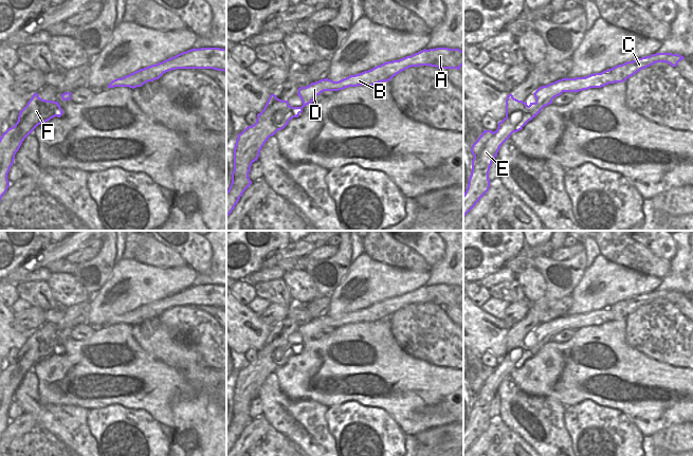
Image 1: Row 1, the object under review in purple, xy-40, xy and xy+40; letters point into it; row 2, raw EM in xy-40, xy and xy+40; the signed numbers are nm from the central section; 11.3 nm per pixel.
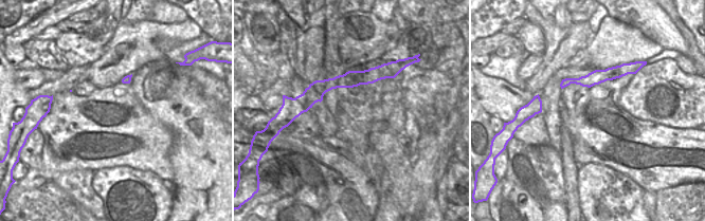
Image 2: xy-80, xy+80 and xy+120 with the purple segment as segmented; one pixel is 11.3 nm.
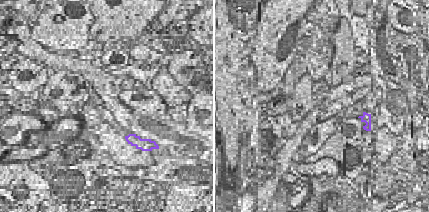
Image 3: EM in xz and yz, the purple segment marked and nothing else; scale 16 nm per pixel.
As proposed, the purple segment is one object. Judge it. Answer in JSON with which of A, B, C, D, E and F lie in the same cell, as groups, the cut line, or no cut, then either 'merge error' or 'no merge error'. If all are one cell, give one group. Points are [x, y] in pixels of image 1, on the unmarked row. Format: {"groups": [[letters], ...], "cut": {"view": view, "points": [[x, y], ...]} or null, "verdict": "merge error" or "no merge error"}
{"groups": [["A", "B", "C", "D", "E", "F"]], "cut": null, "verdict": "no merge error"}

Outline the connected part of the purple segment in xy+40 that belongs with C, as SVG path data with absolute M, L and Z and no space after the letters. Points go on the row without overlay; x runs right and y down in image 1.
M656 290L650 293L641 294L633 298L627 298L622 302L618 302L612 306L605 307L601 310L595 310L587 312L585 314L576 315L562 315L547 323L540 324L533 331L535 334L534 340L527 342L527 339L518 338L513 334L512 331L508 331L506 336L506 354L498 360L497 366L493 369L491 367L484 367L477 378L472 382L471 389L474 393L472 397L472 408L469 415L469 421L466 430L463 431L463 454L476 442L481 434L489 427L490 417L489 408L493 397L497 394L497 389L500 383L510 375L513 369L517 369L523 366L523 364L535 354L541 347L552 341L552 336L563 329L579 329L583 327L588 327L590 325L601 325L608 321L622 320L627 315L636 311L642 306L645 306L656 299L667 299L672 304L676 304L680 297L685 296L683 293L679 291L672 290Z

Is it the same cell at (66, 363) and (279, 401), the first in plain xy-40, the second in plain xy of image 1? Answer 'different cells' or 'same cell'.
different cells

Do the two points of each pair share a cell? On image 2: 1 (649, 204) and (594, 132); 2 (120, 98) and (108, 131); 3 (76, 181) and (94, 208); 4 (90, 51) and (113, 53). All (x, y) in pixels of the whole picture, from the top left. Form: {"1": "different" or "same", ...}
{"1": "different", "2": "same", "3": "same", "4": "different"}

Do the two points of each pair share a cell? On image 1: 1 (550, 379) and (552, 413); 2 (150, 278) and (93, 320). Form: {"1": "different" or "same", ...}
{"1": "different", "2": "same"}

